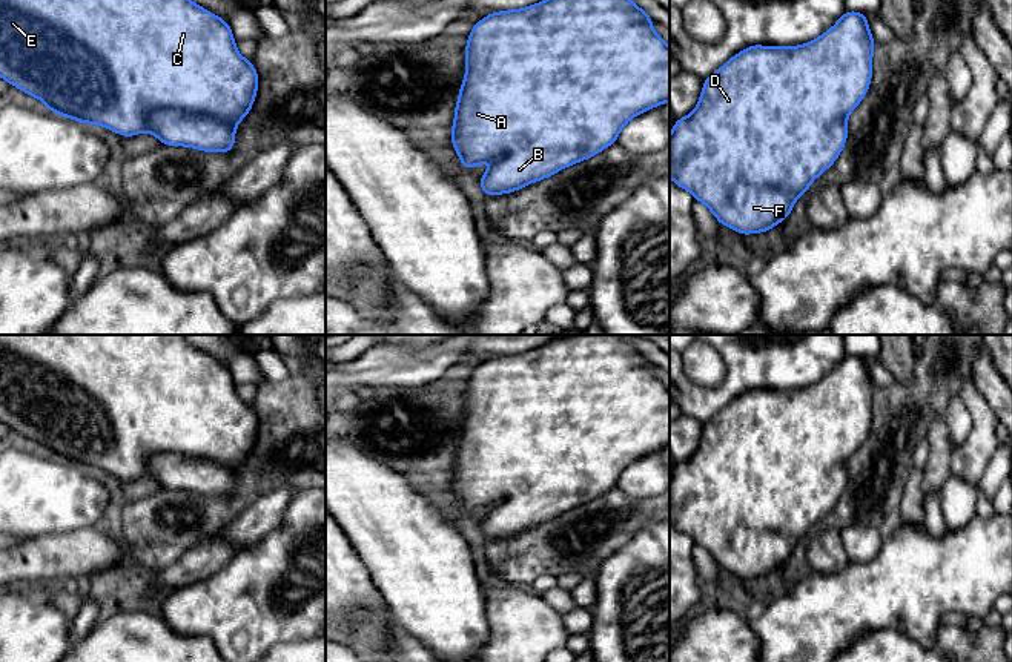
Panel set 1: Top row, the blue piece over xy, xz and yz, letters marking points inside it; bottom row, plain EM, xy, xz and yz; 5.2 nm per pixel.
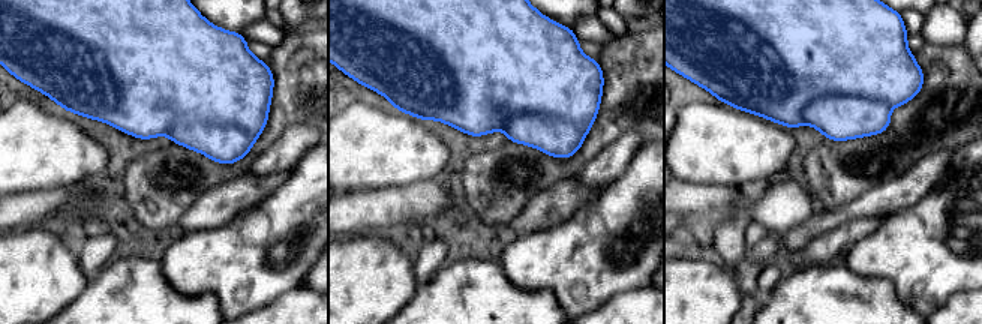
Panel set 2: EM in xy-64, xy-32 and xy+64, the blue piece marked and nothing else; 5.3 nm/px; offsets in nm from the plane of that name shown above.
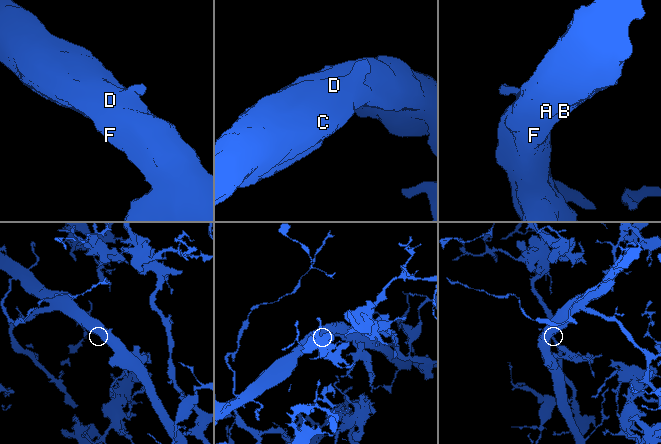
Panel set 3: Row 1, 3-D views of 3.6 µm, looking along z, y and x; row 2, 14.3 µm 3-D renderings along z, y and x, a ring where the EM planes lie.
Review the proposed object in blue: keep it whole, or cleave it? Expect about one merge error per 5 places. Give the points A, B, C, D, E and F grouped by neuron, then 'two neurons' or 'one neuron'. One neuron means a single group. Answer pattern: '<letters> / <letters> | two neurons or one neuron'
A B C D E F | one neuron

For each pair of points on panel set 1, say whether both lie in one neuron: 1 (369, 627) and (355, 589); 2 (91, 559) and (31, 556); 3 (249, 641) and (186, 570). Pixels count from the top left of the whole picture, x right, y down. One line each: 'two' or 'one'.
1: one
2: one
3: two

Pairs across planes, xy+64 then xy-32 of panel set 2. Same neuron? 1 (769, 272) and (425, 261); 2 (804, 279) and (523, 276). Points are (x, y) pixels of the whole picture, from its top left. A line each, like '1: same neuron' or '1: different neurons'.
1: same neuron
2: different neurons

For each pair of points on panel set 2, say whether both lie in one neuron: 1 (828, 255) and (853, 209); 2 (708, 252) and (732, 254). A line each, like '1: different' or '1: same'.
1: different
2: different

